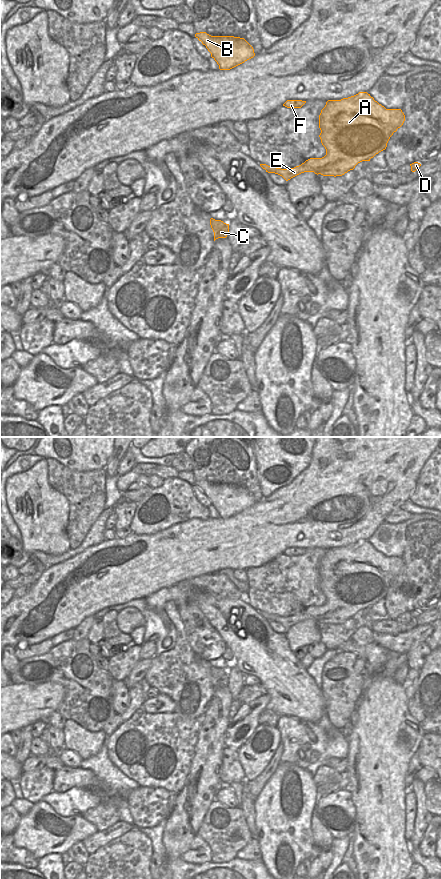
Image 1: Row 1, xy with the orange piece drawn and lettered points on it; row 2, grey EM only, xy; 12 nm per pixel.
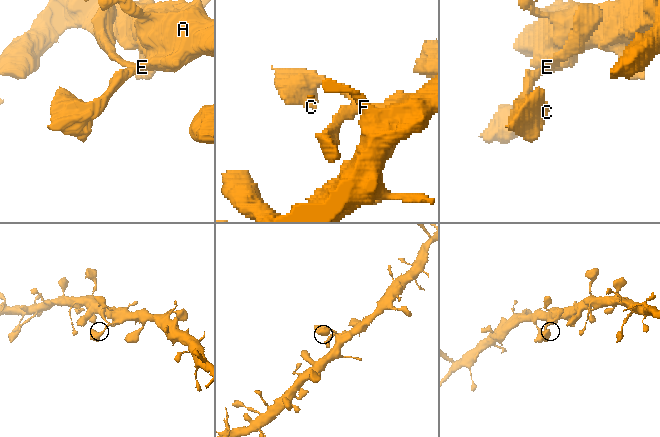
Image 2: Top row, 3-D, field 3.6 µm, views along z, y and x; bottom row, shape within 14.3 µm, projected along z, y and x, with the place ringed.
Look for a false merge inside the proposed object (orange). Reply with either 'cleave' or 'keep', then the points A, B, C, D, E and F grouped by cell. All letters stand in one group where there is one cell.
keep; A B C D E F

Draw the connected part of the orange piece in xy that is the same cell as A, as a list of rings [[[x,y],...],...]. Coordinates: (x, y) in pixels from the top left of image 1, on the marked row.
[[[367,92],[341,100],[328,100],[319,115],[319,137],[326,149],[324,157],[310,158],[290,169],[266,164],[260,166],[286,181],[304,172],[342,176],[358,163],[370,161],[385,150],[390,137],[404,121],[401,109],[386,109]]]

